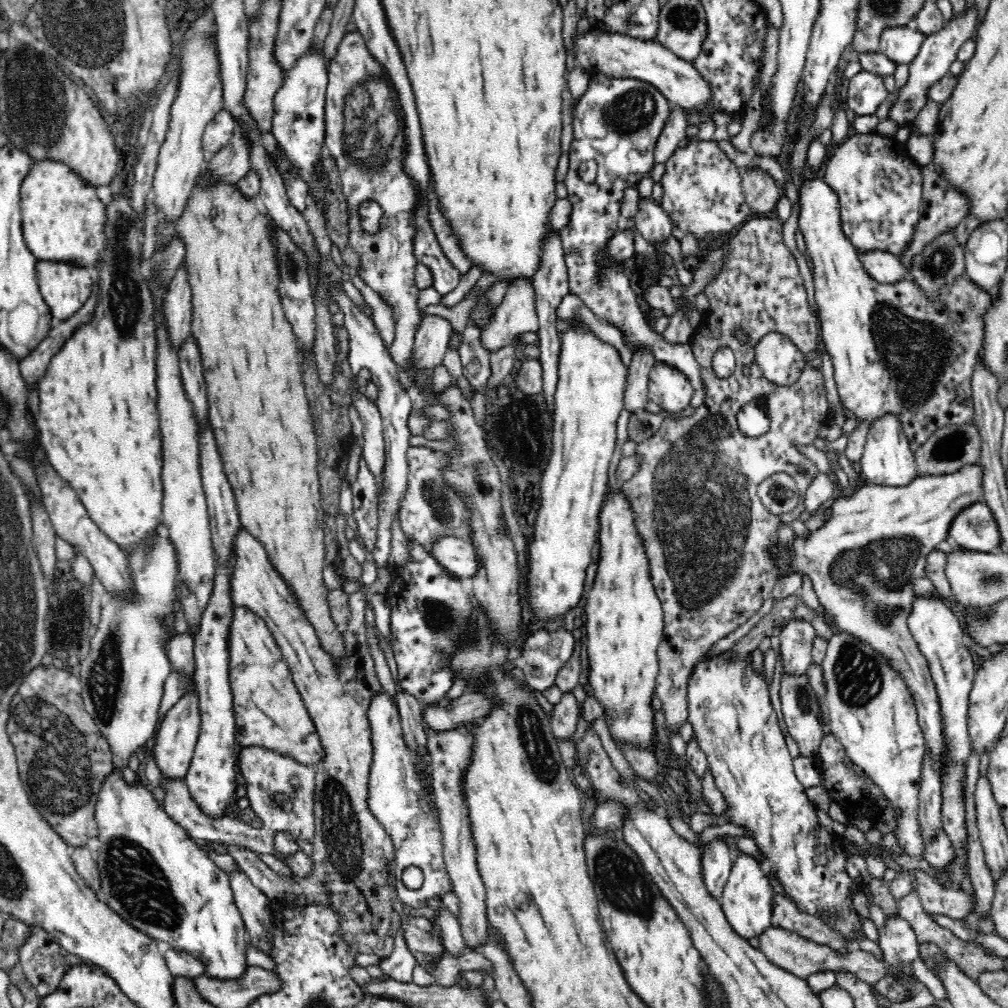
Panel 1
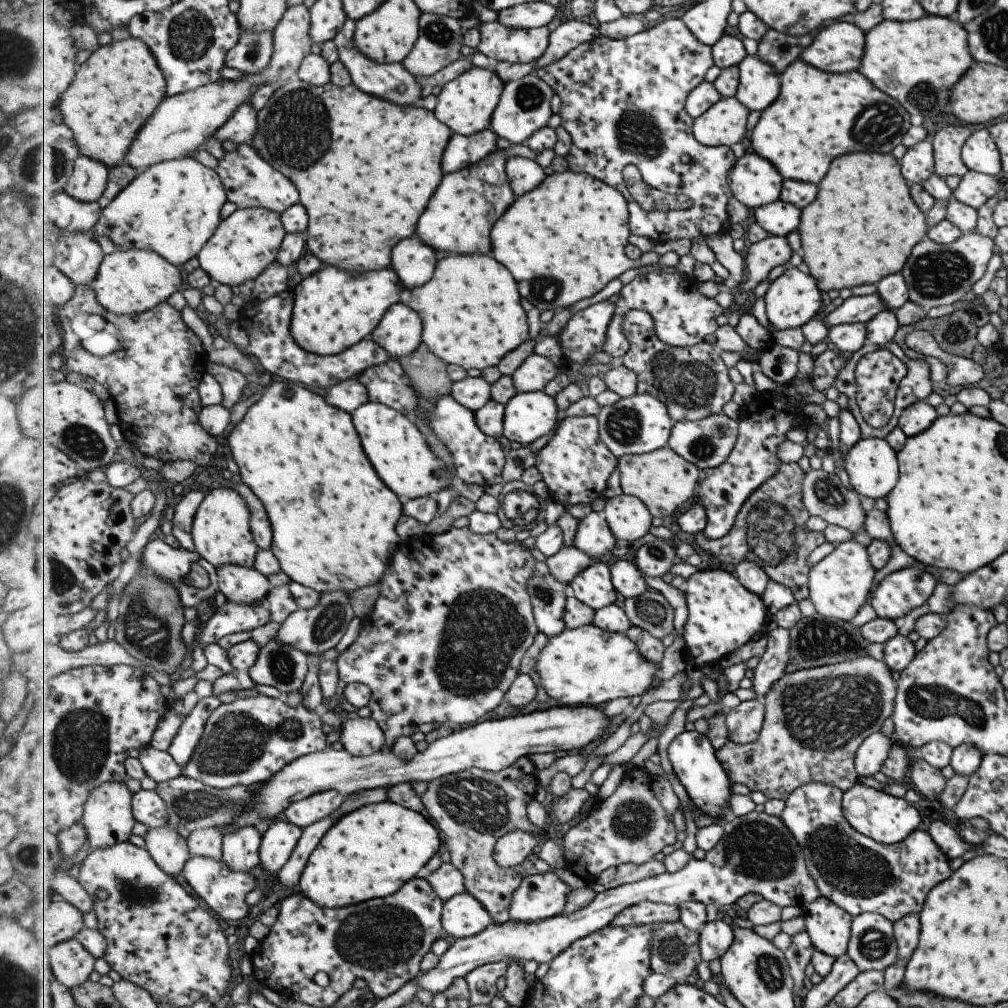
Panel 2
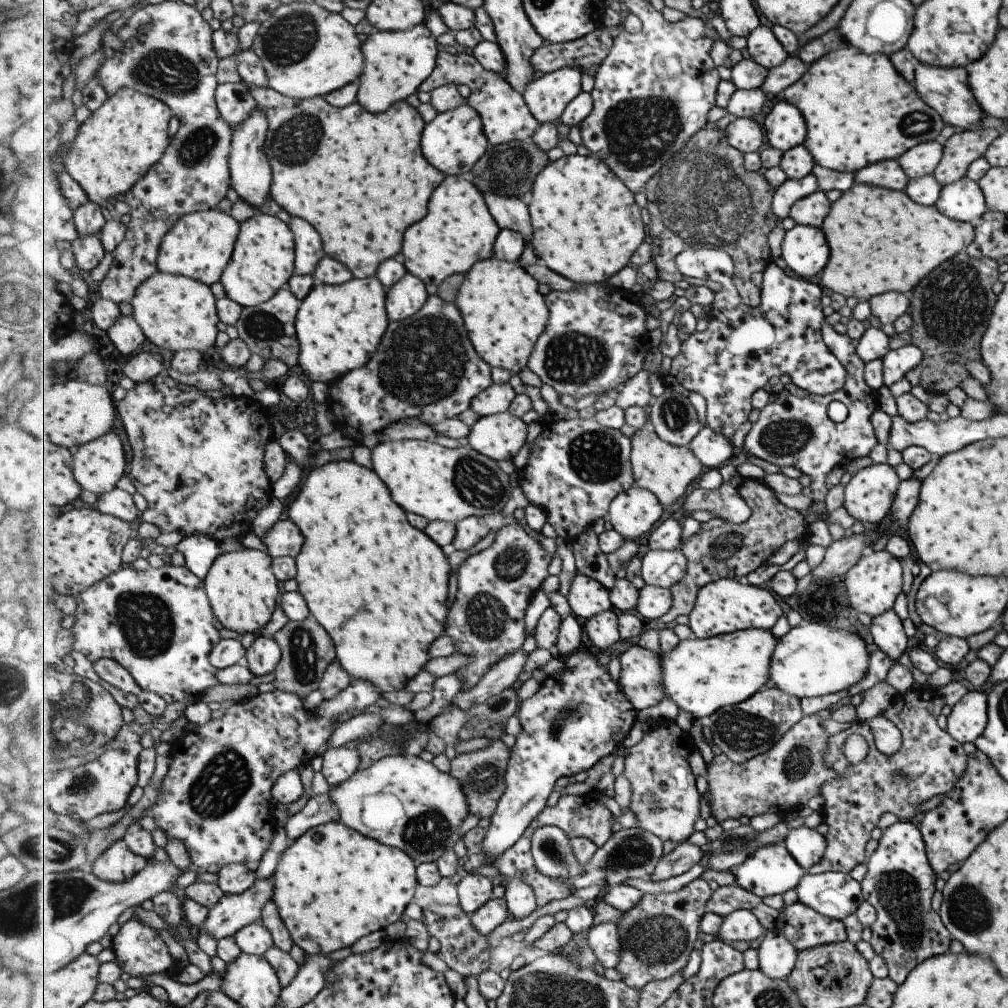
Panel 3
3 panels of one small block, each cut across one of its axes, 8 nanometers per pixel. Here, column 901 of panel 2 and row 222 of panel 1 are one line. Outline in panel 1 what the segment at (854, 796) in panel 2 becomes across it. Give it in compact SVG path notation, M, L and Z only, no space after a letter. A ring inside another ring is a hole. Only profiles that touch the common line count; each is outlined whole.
M805 176L802 179L802 188L799 190L801 199L801 211L798 222L799 228L804 235L804 240L807 246L807 251L812 257L814 264L813 281L816 288L816 303L818 304L817 315L819 322L819 330L821 333L822 347L832 361L834 367L834 378L837 384L837 391L845 410L850 412L848 420L856 421L858 425L866 423L868 428L874 425L880 418L893 414L896 421L900 423L902 433L908 437L908 440L918 442L922 445L928 438L932 437L938 430L947 427L962 427L963 425L972 425L975 421L975 408L972 392L972 374L974 369L979 364L979 355L981 354L982 334L984 334L984 325L982 325L982 314L988 310L991 302L991 294L980 285L974 283L970 277L964 273L957 274L951 283L946 283L940 286L934 296L929 296L925 289L912 276L902 277L895 283L881 283L868 276L864 272L860 264L859 251L850 242L850 239L845 235L841 227L839 215L839 202L836 193L830 188L825 181L822 181L816 176Z

